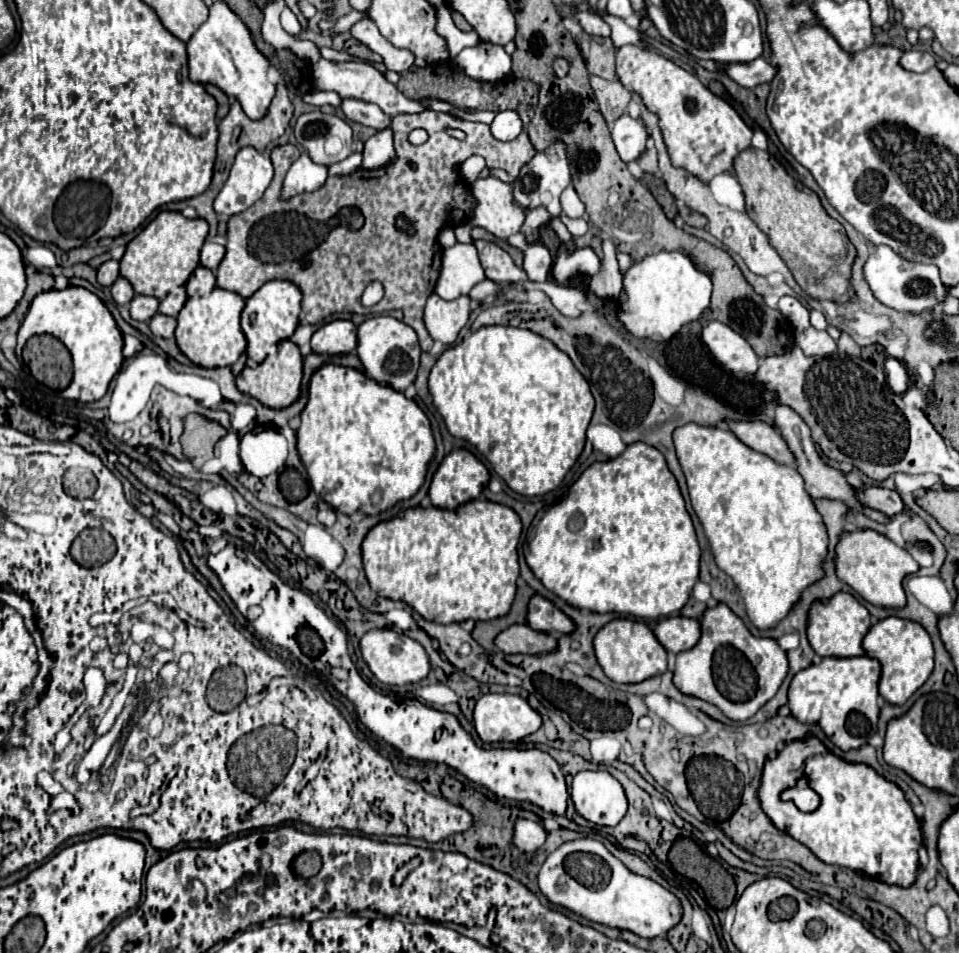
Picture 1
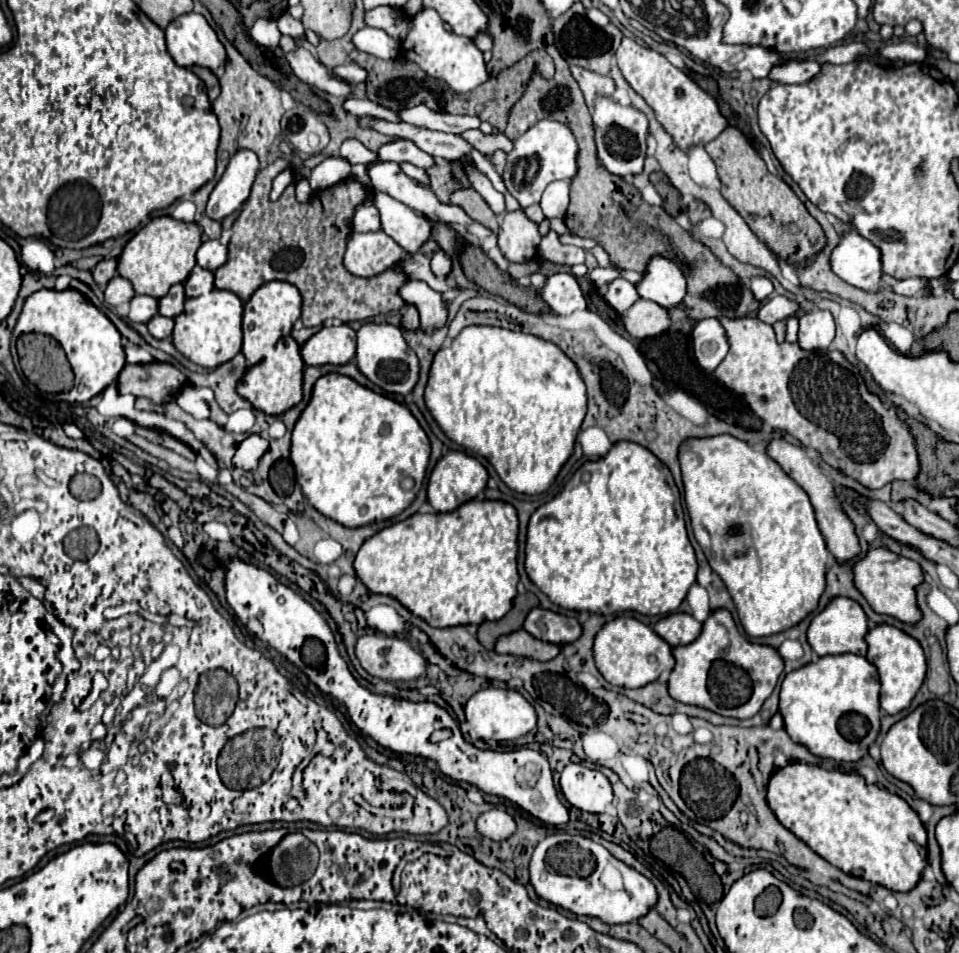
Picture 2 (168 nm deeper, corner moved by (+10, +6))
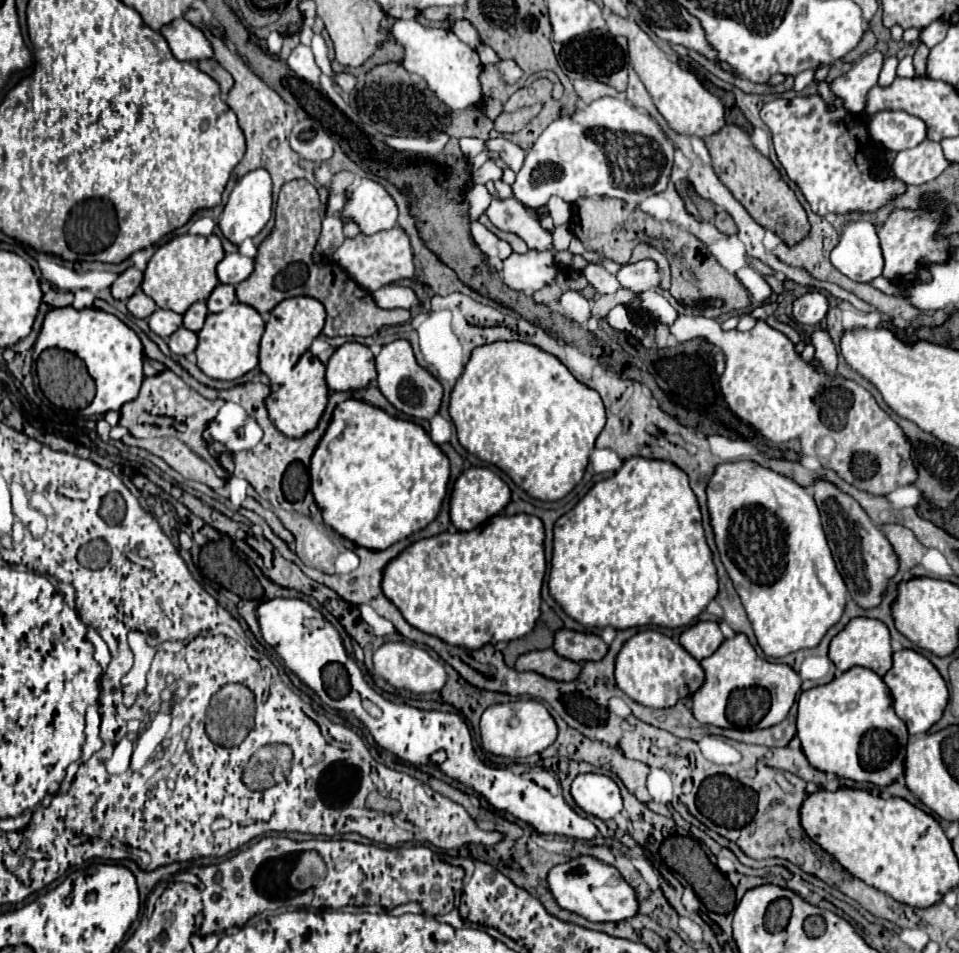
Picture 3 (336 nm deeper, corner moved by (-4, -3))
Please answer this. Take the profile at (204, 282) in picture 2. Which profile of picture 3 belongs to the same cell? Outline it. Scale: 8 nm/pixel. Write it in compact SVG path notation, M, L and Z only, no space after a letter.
M216 285L214 291L210 293L210 297L206 299L206 305L208 305L208 311L210 313L218 313L222 309L226 309L228 305L232 305L236 301L236 293L234 293L234 287L232 285Z

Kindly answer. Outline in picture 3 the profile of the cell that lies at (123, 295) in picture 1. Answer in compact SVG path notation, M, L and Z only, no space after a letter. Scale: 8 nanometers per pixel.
M138 289L138 291L126 301L126 307L128 307L128 311L130 311L134 317L146 319L146 317L150 317L152 311L156 309L156 303L154 303L142 289Z

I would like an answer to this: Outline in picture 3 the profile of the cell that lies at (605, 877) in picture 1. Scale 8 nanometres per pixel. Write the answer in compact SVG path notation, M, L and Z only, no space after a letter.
M580 855L552 867L548 873L548 885L556 903L562 909L582 915L588 921L620 923L638 915L638 897L636 891L630 887L630 883L620 875L616 867L592 855Z

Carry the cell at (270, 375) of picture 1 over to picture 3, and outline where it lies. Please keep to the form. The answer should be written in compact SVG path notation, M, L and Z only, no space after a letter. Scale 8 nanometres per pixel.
M310 351L302 355L302 359L292 369L292 381L280 385L266 397L266 409L272 423L286 435L286 437L302 437L304 433L312 431L318 419L324 413L328 399L328 387L324 381L324 363L320 363Z

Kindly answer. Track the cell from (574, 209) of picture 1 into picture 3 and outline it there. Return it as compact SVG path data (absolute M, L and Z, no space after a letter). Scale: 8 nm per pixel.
M552 197L548 201L548 211L554 219L554 225L560 227L560 225L566 225L570 221L570 211L572 211L572 205L566 203L564 199L558 199L558 197Z

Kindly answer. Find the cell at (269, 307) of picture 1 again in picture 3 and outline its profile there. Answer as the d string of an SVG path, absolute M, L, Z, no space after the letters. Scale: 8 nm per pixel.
M294 297L294 299L284 299L270 311L270 319L266 321L264 335L260 339L260 369L268 375L272 385L280 385L288 371L296 365L300 355L312 345L314 337L322 333L326 319L324 305L318 299L310 297Z

